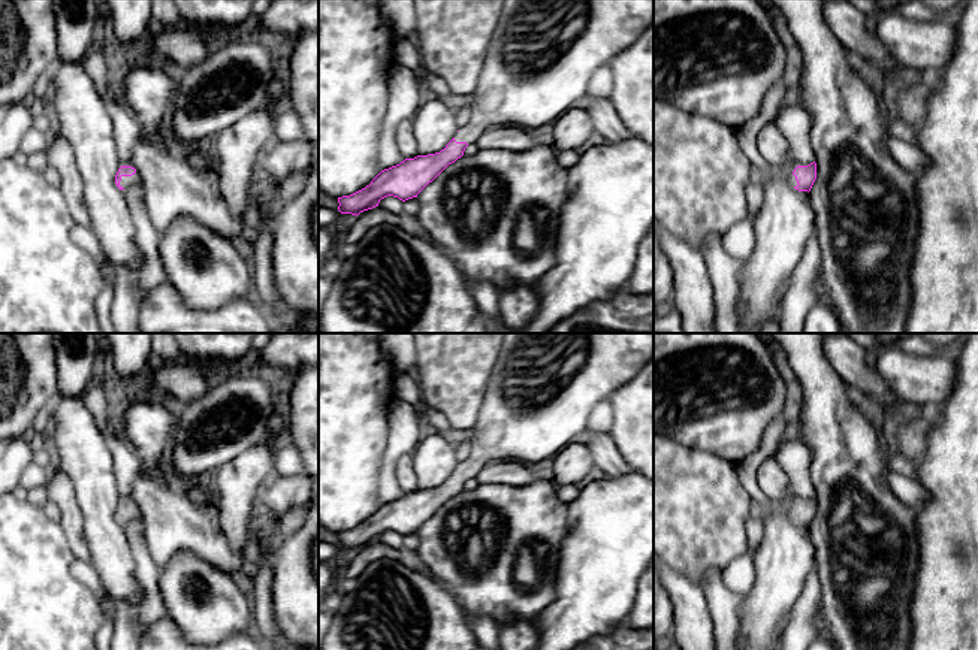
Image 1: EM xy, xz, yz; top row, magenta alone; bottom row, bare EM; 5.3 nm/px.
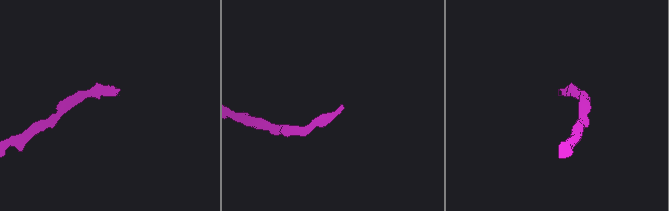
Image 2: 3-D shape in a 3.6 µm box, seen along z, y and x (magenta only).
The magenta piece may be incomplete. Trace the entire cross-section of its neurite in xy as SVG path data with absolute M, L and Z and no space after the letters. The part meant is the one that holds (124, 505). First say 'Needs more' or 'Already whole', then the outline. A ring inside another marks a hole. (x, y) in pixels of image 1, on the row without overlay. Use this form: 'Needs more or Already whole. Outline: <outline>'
Needs more. Outline: M121 501L115 510L115 519L120 524L126 524L135 519L142 519L142 513L132 501Z

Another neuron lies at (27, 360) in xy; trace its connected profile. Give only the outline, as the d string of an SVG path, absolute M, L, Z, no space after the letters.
M0 333L0 445L31 436L40 408L58 396L49 333Z

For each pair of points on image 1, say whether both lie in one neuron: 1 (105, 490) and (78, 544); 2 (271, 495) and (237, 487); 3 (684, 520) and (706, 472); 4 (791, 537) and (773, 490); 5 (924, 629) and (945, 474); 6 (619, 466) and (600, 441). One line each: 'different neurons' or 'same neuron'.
1: different neurons
2: different neurons
3: same neuron
4: different neurons
5: same neuron
6: same neuron

